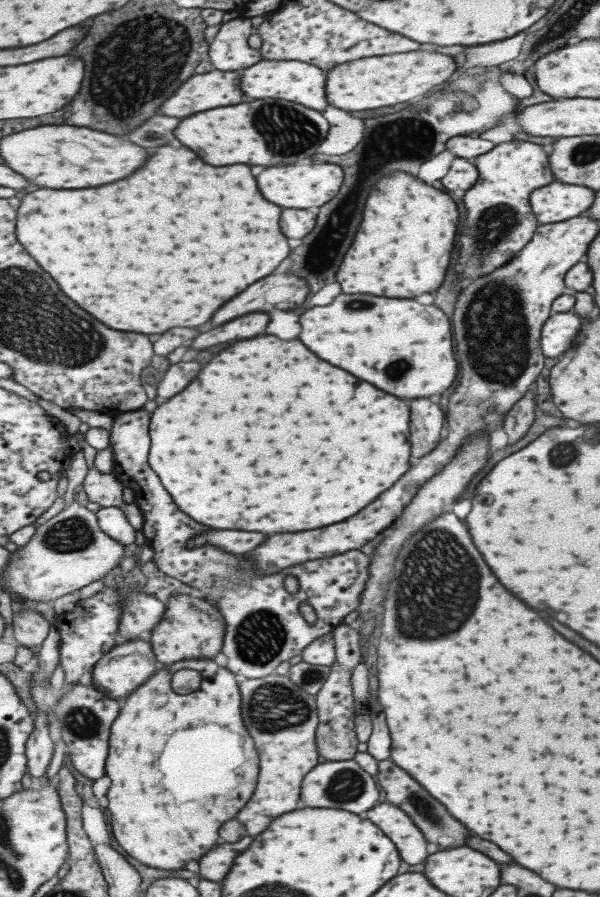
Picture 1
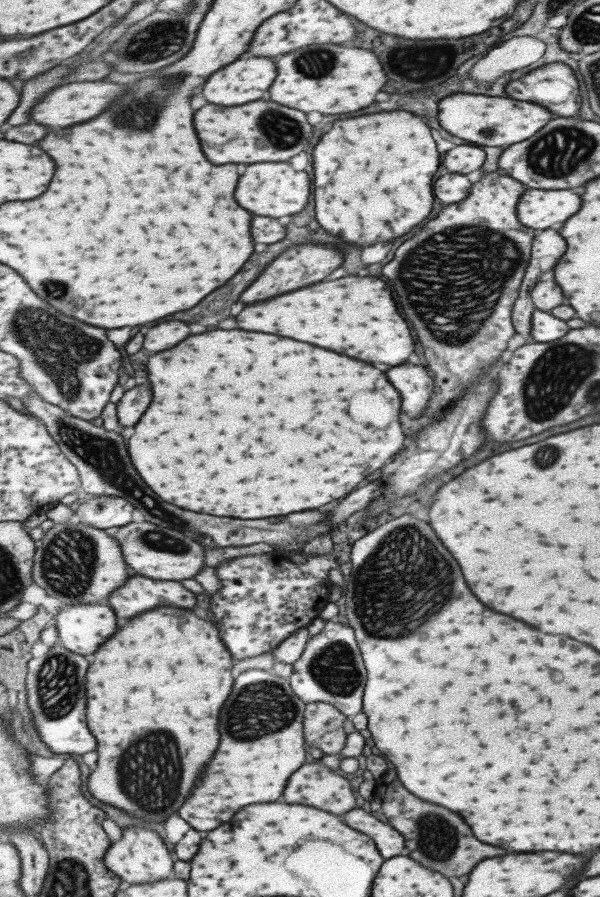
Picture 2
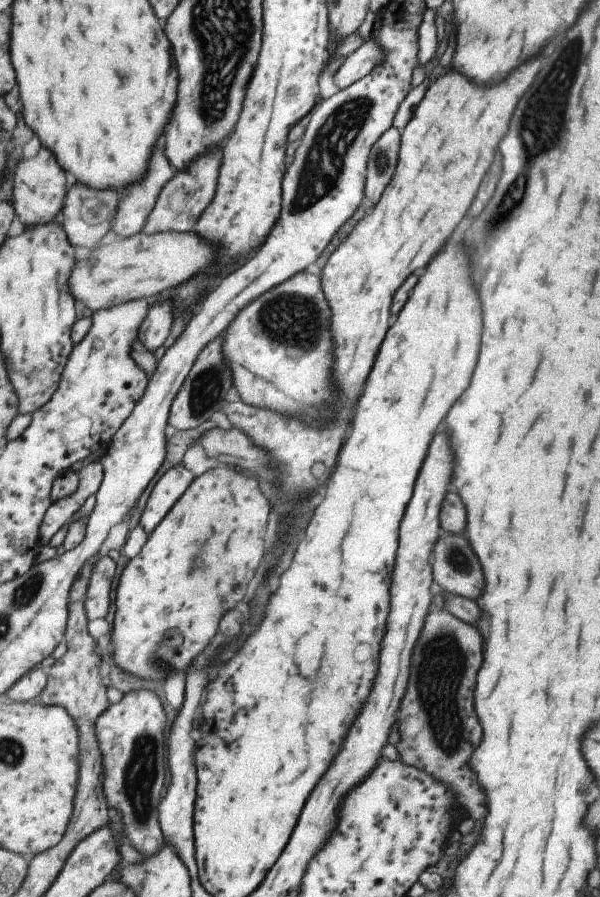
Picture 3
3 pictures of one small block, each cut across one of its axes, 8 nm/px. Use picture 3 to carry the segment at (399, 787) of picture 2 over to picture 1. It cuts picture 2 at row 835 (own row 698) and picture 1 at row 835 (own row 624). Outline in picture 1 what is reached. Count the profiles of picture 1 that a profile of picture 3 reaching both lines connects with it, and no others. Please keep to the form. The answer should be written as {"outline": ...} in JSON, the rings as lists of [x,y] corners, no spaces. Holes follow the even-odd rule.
{"outline":[[[393,760],[381,762],[379,764],[379,774],[375,778],[379,780],[381,788],[387,792],[389,804],[395,804],[401,810],[405,810],[407,814],[411,814],[413,822],[417,822],[417,826],[421,826],[421,830],[425,830],[425,836],[429,838],[429,842],[439,844],[443,850],[467,844],[467,838],[471,836],[471,832],[467,828],[463,830],[463,824],[457,818],[453,818],[447,812],[447,808],[441,802],[437,802],[437,798],[433,798],[411,774],[407,774],[403,768],[399,768]]]}

